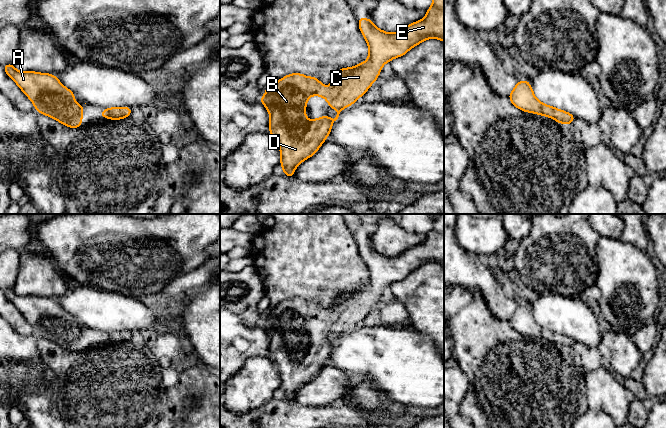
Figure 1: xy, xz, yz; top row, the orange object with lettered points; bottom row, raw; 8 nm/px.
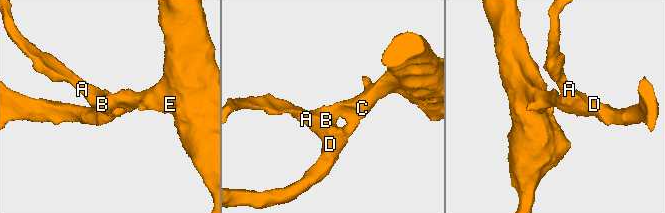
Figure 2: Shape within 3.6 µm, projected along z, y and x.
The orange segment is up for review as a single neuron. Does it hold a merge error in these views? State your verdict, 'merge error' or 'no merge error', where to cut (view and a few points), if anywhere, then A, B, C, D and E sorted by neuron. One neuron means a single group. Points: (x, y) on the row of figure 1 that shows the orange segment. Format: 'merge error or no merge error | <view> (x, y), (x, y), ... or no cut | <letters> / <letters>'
no merge error | no cut | A B C D E

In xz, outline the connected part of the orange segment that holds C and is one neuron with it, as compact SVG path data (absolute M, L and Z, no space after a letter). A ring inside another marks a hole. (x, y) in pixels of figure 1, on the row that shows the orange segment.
M433 0L426 12L422 20L396 33L382 31L371 19L360 17L359 30L369 47L368 59L354 67L339 69L327 88L316 77L300 73L266 85L266 94L259 99L270 114L269 133L279 144L280 165L286 177L293 178L296 167L318 151L340 112L364 96L385 63L429 38L444 42L444 0ZM313 95L326 98L327 104L337 111L334 119L324 115L307 121L304 110L307 99Z

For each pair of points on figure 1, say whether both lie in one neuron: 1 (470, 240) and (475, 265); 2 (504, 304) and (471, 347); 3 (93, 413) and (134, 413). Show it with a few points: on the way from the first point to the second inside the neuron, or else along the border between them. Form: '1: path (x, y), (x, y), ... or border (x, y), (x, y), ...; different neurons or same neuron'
1: border (456, 237), (456, 241), (463, 248), (483, 258); different neurons
2: border (481, 296), (493, 315), (499, 319), (507, 320); different neurons
3: path (103, 413), (124, 413); same neuron

